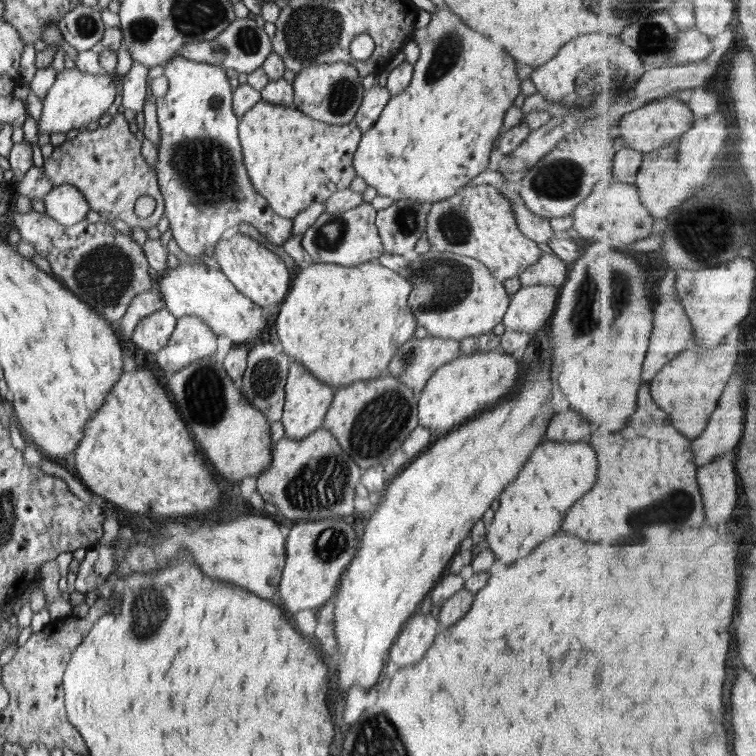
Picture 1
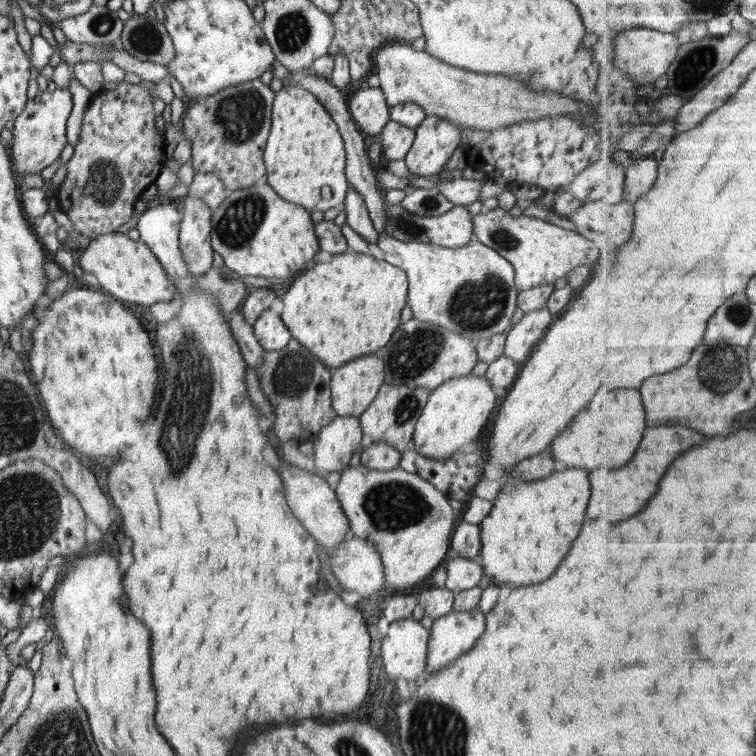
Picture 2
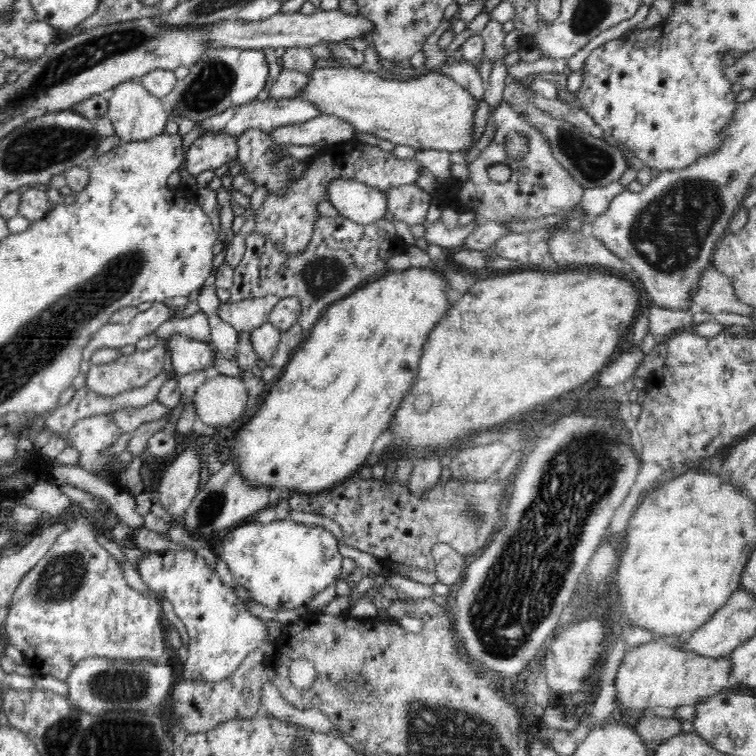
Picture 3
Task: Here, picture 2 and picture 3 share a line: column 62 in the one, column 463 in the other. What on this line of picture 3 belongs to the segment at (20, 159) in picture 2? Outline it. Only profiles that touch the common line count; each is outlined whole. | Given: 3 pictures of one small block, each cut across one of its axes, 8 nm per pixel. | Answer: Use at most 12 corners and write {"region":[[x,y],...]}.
{"region":[[310,72],[296,97],[414,150],[470,152],[477,100],[444,73]]}

